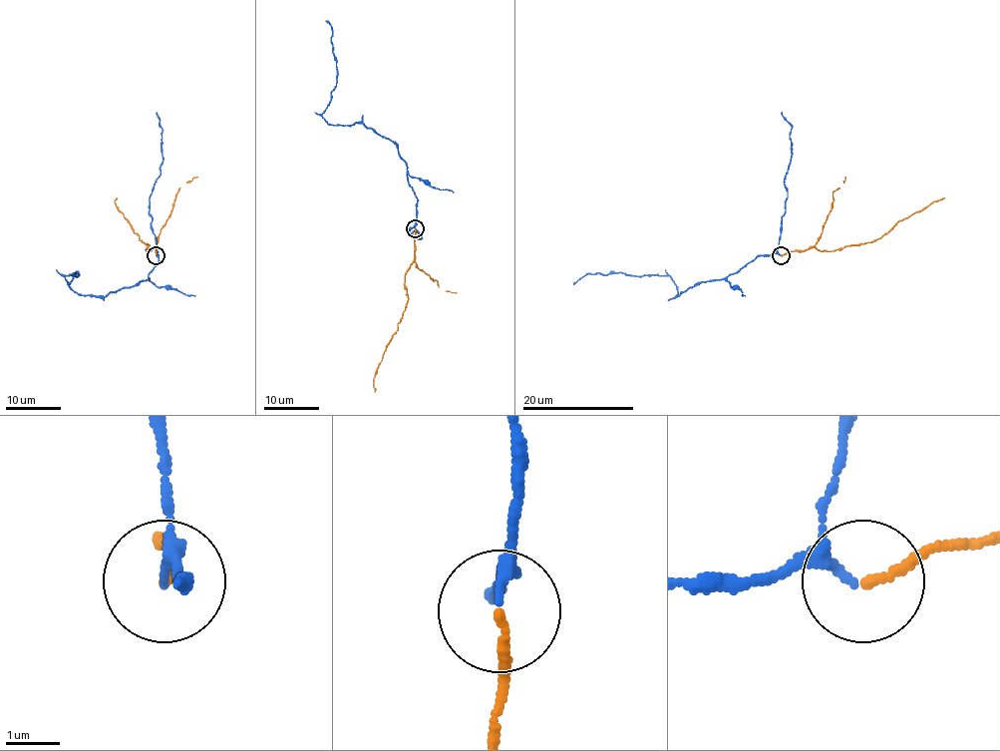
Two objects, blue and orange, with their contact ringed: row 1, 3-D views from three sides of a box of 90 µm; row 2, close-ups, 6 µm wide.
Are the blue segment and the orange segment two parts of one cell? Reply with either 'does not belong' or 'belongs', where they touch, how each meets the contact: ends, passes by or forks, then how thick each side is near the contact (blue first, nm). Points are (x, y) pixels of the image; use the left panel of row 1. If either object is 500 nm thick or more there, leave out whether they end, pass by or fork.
belongs; place (156, 255); blue passes by; orange ends; calibres 160 and 160 nm

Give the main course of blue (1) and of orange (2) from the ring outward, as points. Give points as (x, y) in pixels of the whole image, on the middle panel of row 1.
1: (415, 227), (414, 189), (397, 147), (362, 123), (329, 125), (322, 116), (337, 69), (326, 20)
2: (415, 228), (415, 255), (405, 274), (404, 288), (408, 301), (383, 352), (373, 379), (375, 391)

